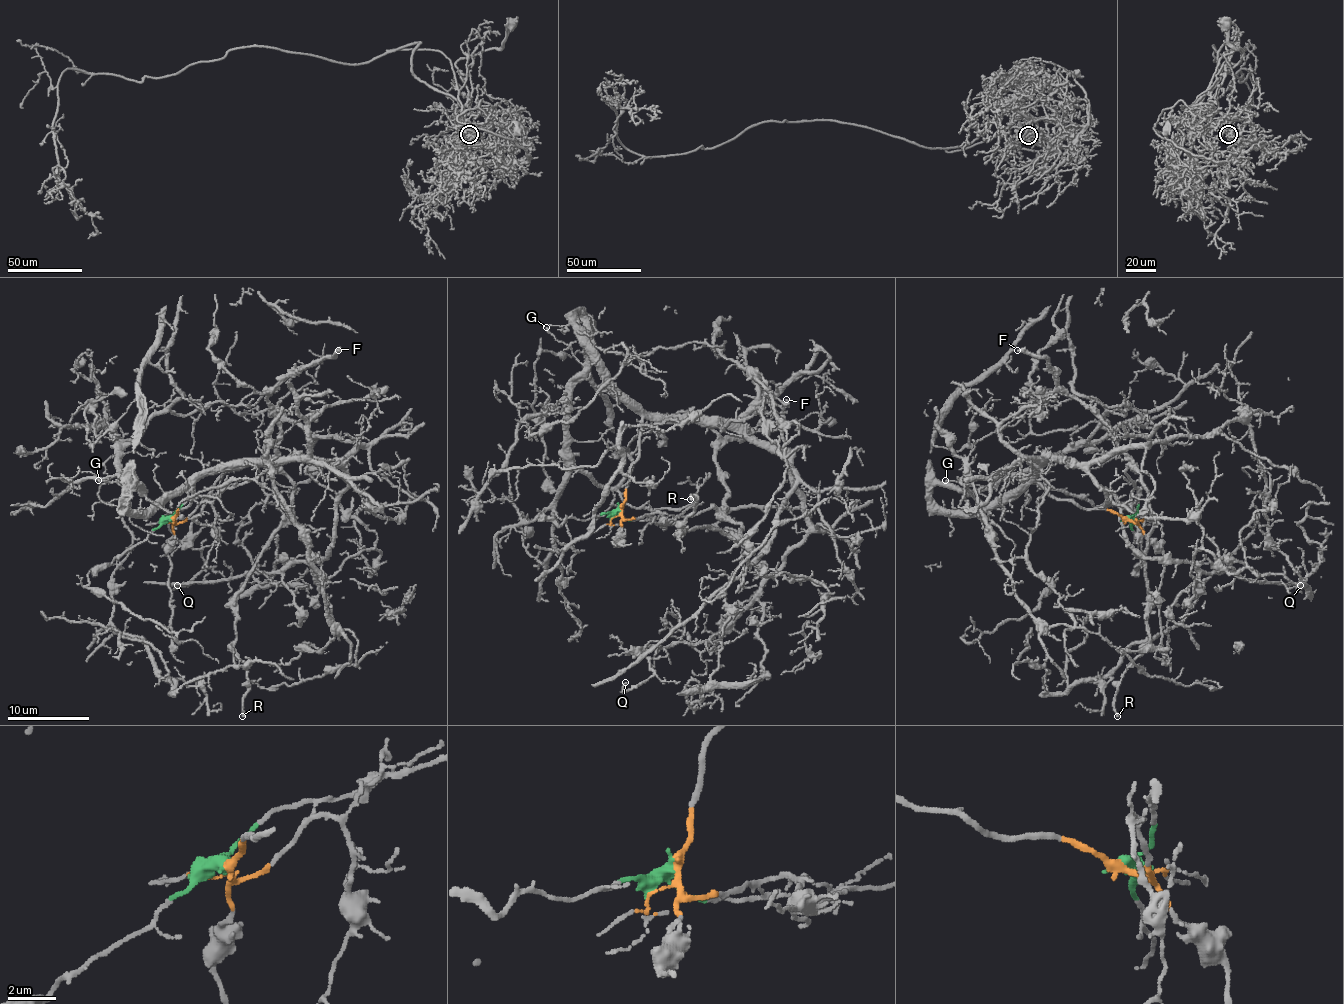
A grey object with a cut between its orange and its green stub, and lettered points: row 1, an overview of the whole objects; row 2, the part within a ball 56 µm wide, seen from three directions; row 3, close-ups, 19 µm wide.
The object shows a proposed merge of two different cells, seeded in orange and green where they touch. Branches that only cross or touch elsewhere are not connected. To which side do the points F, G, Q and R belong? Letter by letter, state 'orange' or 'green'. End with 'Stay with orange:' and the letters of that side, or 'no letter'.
F: green
G: orange
Q: orange
R: green
Stay with orange: G, Q

